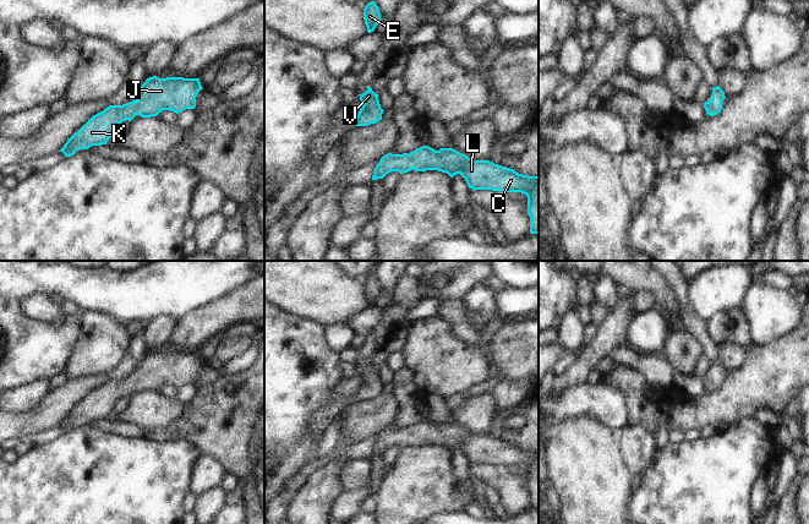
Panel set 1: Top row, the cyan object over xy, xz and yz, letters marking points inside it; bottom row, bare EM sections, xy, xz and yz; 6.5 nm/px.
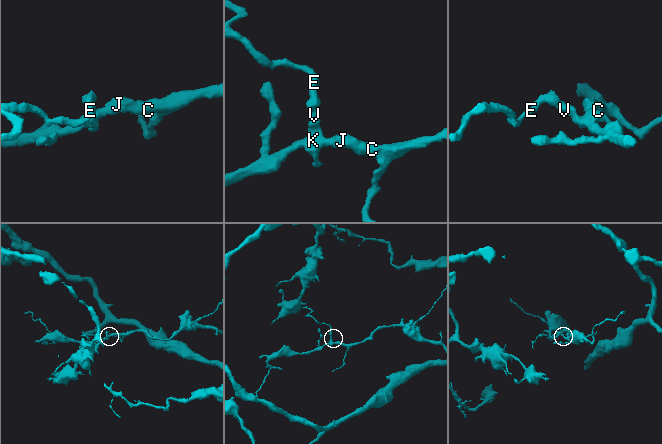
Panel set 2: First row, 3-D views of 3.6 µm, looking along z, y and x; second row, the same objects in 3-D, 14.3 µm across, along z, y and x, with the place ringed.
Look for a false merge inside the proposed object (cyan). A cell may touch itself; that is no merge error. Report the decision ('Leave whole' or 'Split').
Leave whole

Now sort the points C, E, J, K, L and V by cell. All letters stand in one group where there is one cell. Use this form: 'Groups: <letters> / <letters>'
Groups: C E J K L V

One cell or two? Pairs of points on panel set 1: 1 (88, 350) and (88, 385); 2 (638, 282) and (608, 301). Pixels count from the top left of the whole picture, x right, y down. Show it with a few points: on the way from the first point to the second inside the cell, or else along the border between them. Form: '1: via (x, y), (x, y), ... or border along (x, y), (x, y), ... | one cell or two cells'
1: border along (103, 372), (96, 376), (67, 380) | two cells
2: border along (600, 276), (608, 276), (616, 284) | two cells

